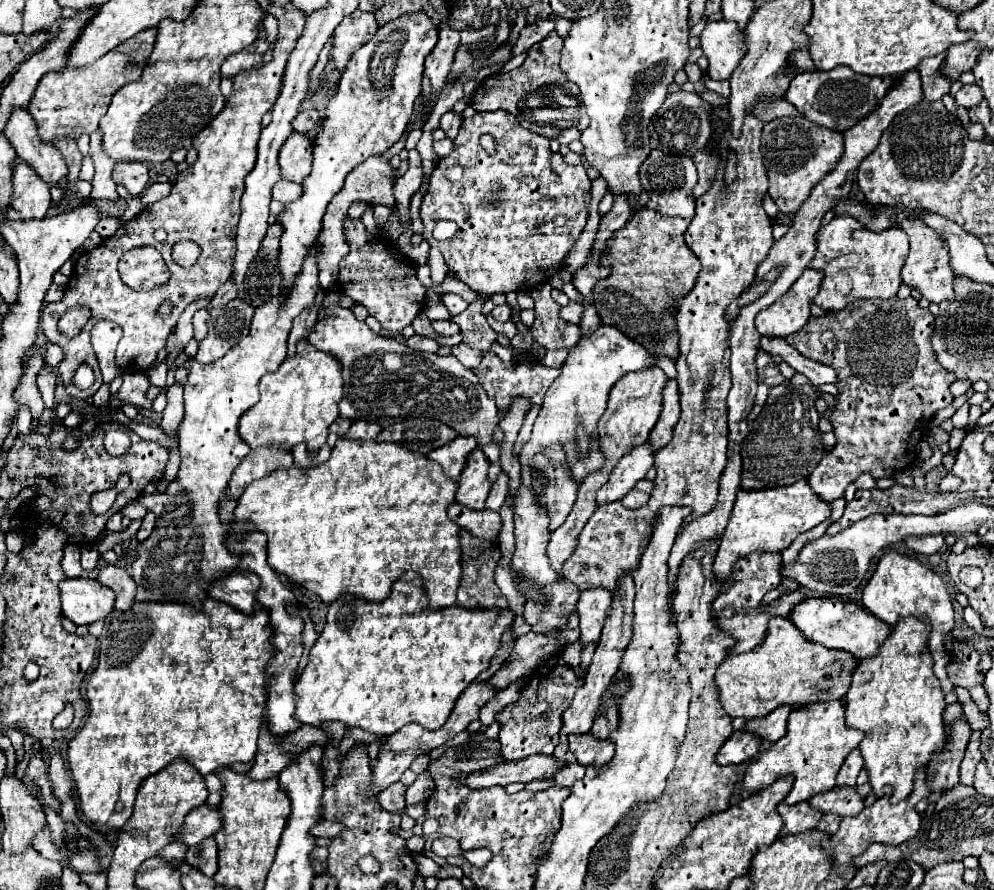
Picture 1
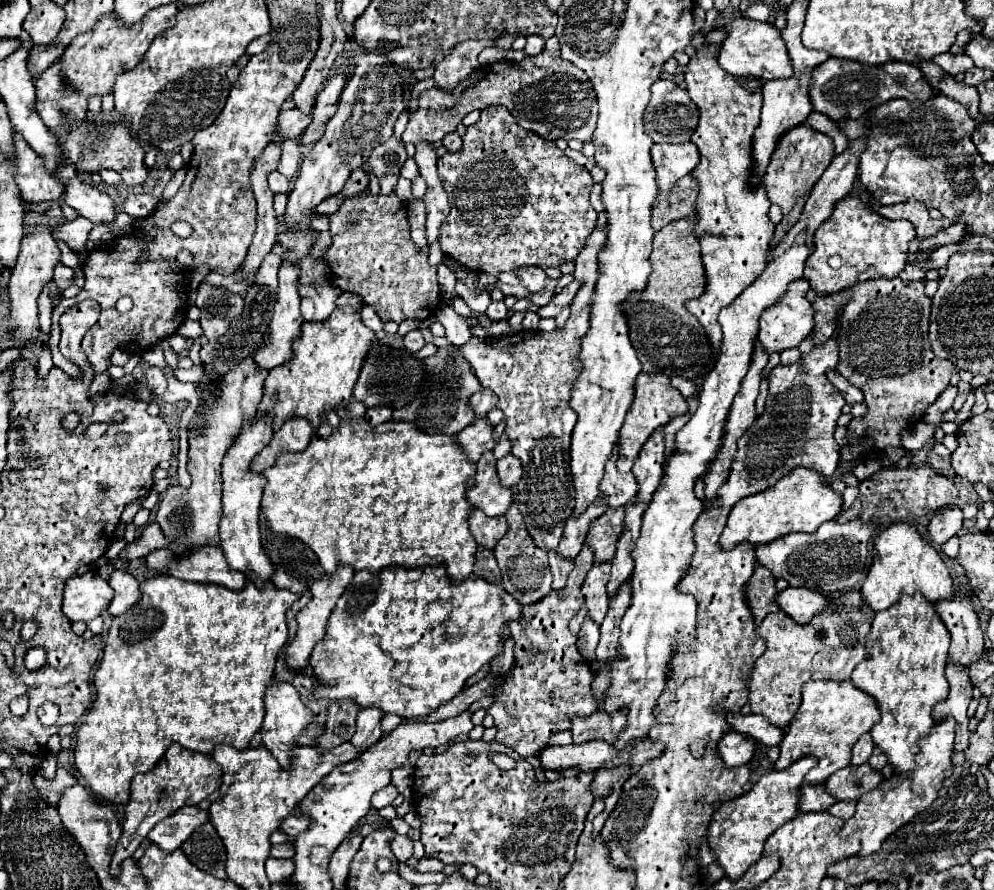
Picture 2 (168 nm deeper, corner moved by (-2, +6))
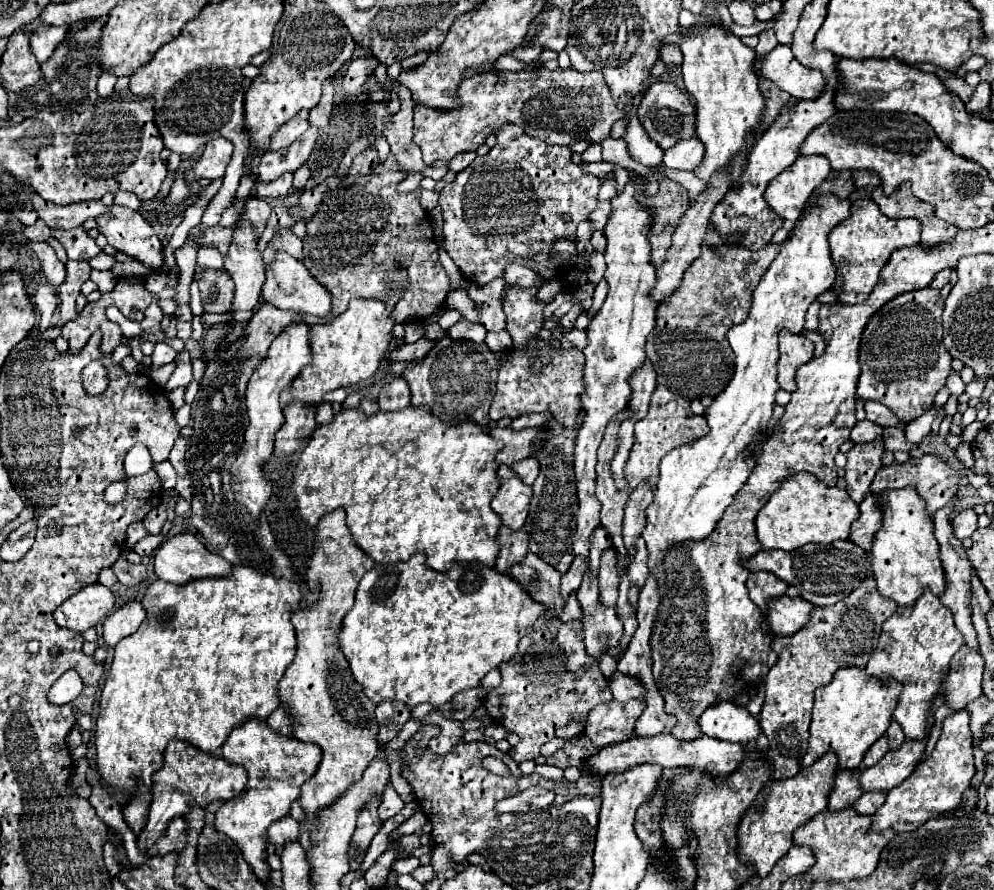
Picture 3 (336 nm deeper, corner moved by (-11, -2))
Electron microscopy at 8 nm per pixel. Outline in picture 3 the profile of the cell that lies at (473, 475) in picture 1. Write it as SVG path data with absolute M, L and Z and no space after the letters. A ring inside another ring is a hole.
M499 465L497 477L501 481L491 509L501 517L501 523L511 529L521 529L527 519L531 487L525 485L507 465Z

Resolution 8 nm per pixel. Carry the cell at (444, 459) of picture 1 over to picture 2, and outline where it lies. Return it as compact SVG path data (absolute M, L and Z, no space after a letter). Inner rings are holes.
M476 419L468 427L464 427L456 435L456 439L462 445L462 449L466 451L466 455L472 461L478 461L484 451L492 451L494 449L496 439L494 439L492 433L494 433L494 425L488 419Z

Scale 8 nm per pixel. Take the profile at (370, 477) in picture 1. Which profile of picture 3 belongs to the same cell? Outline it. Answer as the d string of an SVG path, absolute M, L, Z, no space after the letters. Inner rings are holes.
M411 405L397 413L379 411L373 417L365 417L359 409L343 409L333 417L331 425L317 427L295 467L291 491L295 493L297 513L313 529L325 513L343 507L357 547L377 565L407 561L411 555L421 553L427 567L441 573L451 563L477 561L493 567L497 559L495 535L501 519L489 503L499 489L495 455L501 447L503 443L491 439L483 427L471 421L449 425L433 417L427 409L411 409Z

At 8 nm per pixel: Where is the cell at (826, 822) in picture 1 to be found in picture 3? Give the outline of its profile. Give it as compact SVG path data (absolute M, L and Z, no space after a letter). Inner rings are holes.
M863 793L859 801L853 805L853 809L859 811L859 815L873 815L883 805L885 793Z

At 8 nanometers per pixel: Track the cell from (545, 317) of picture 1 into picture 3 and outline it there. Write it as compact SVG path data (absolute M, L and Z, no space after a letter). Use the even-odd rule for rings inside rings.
M509 265L509 267L505 269L505 277L503 277L503 279L507 281L507 285L519 285L519 287L523 287L523 289L531 289L531 287L539 285L543 277L541 277L539 273L535 273L535 271L531 271L529 267Z

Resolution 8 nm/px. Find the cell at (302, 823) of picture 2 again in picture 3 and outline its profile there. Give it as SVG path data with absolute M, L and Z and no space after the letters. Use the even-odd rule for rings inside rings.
M285 817L275 821L275 825L269 827L269 841L275 845L285 845L287 841L299 839L299 823L293 817Z

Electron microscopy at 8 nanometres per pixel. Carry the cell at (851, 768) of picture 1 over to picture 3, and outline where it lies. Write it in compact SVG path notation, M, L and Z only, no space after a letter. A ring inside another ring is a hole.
M883 735L879 741L875 741L875 745L871 745L871 749L865 753L865 759L863 759L863 765L865 767L871 767L875 765L883 755L887 753L887 737Z

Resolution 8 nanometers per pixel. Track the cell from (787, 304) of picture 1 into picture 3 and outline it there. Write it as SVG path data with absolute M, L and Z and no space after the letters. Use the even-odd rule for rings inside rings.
M779 333L779 361L777 361L777 381L781 389L795 391L795 371L799 365L811 361L815 345L803 333Z

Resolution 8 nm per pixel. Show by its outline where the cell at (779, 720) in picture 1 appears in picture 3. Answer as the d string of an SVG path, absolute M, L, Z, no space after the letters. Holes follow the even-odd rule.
M715 703L711 705L699 719L701 731L709 737L717 737L723 741L735 741L741 745L757 741L761 735L759 721L737 703Z

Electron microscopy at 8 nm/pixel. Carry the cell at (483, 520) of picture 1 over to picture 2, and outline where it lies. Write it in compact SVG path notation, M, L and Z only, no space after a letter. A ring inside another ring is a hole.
M474 509L470 513L470 531L478 545L486 549L494 549L496 543L506 533L506 519L504 517L486 517L480 509Z

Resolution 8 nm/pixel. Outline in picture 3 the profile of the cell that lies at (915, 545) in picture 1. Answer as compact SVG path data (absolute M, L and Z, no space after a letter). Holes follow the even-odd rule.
M963 509L951 519L951 525L953 525L953 533L957 539L971 537L973 531L977 529L977 513L973 509Z

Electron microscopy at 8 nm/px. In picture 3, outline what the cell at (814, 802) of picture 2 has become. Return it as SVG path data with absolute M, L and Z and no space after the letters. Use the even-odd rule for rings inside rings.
M859 769L857 771L839 771L835 775L833 789L829 793L829 805L827 811L839 811L851 807L863 791L859 789Z

